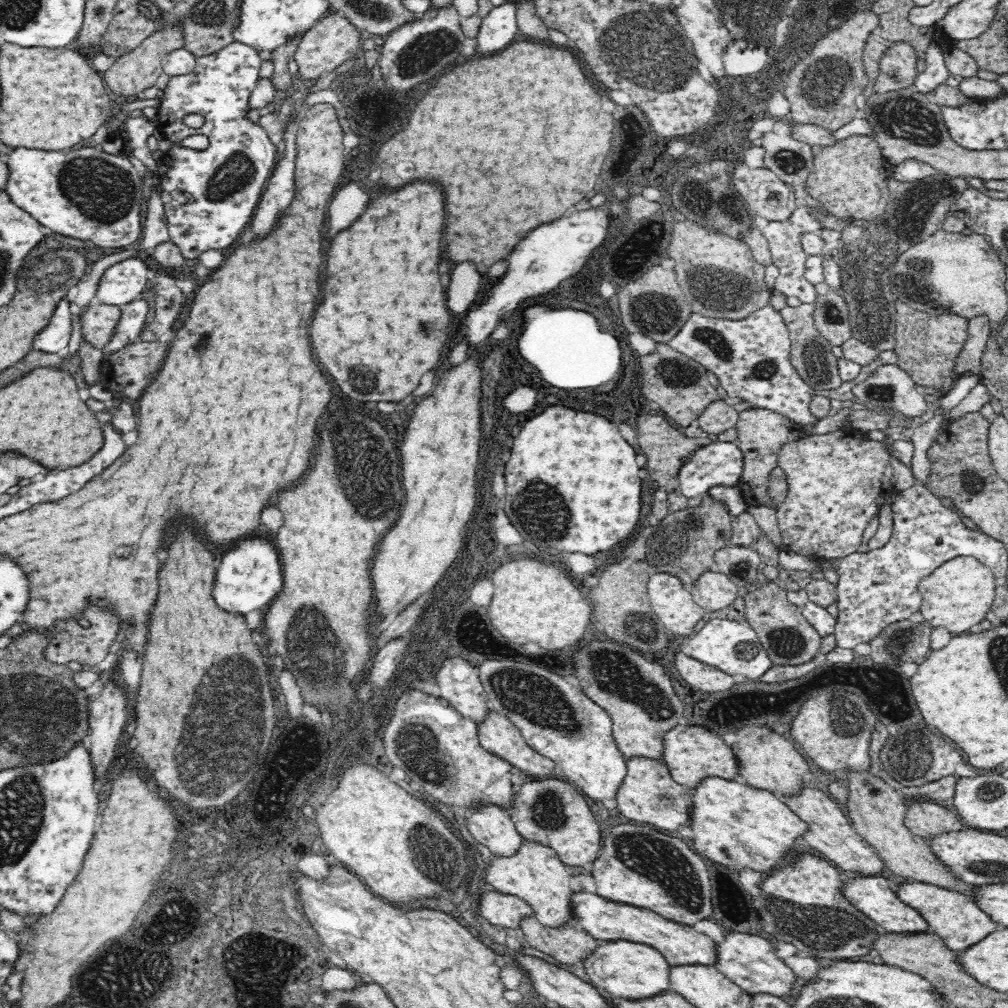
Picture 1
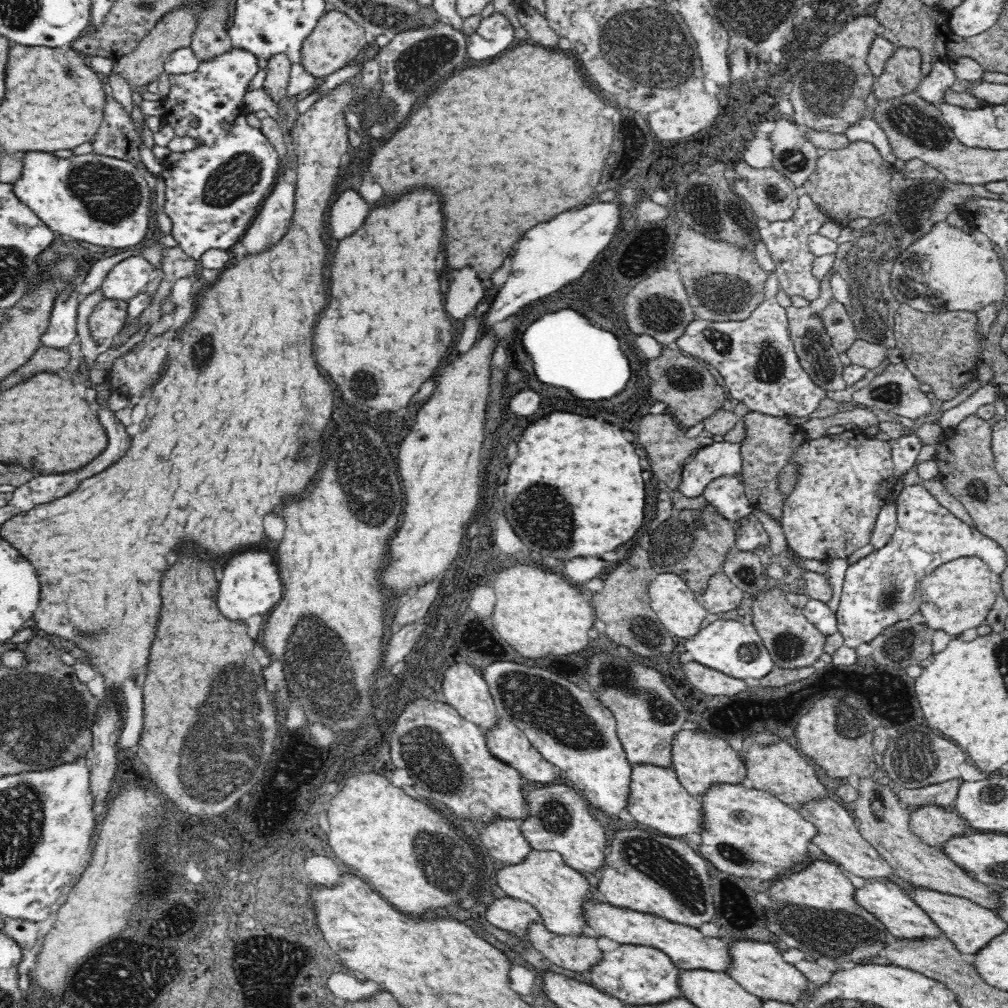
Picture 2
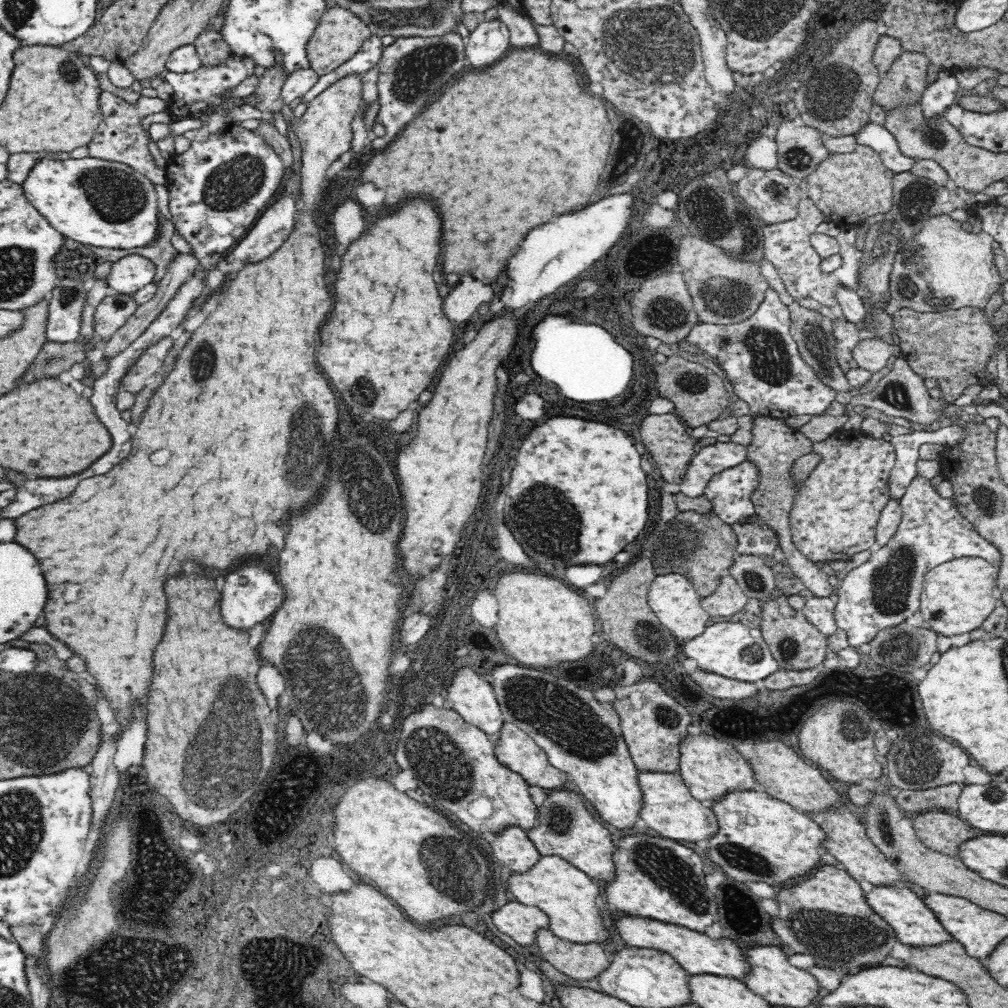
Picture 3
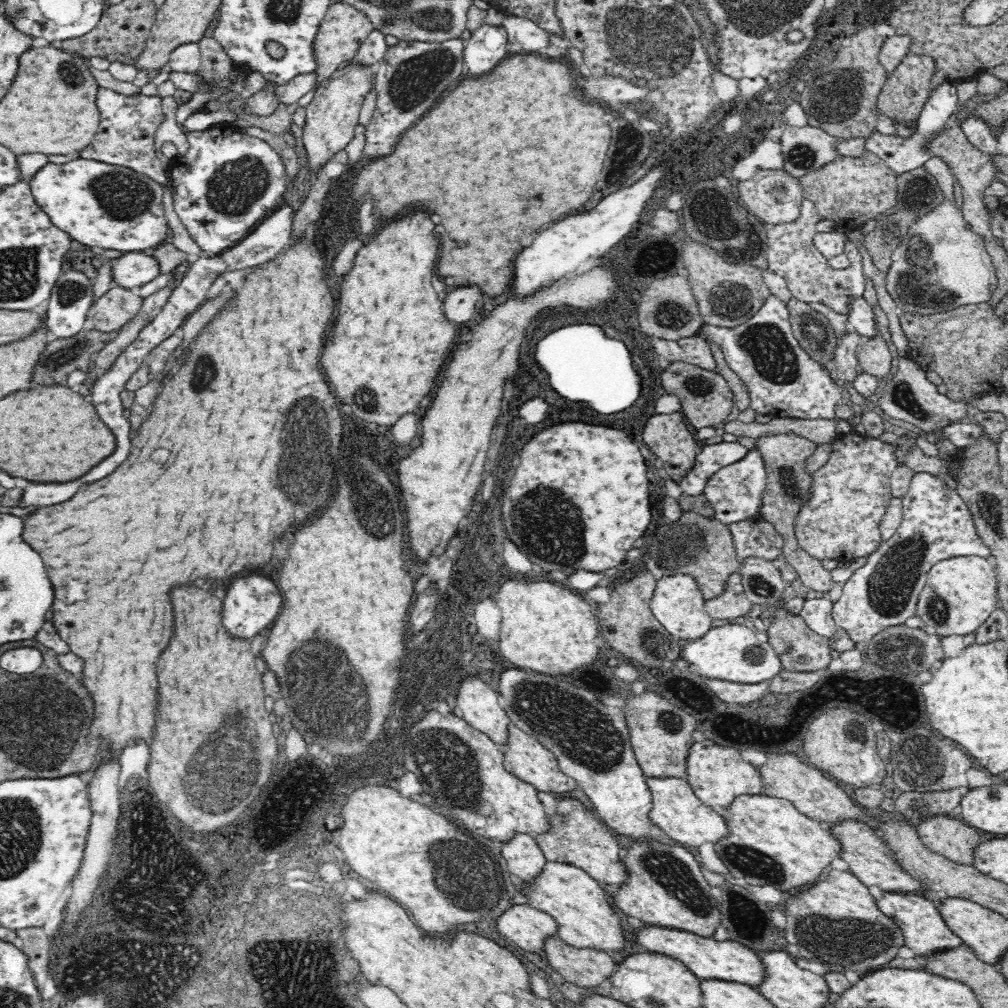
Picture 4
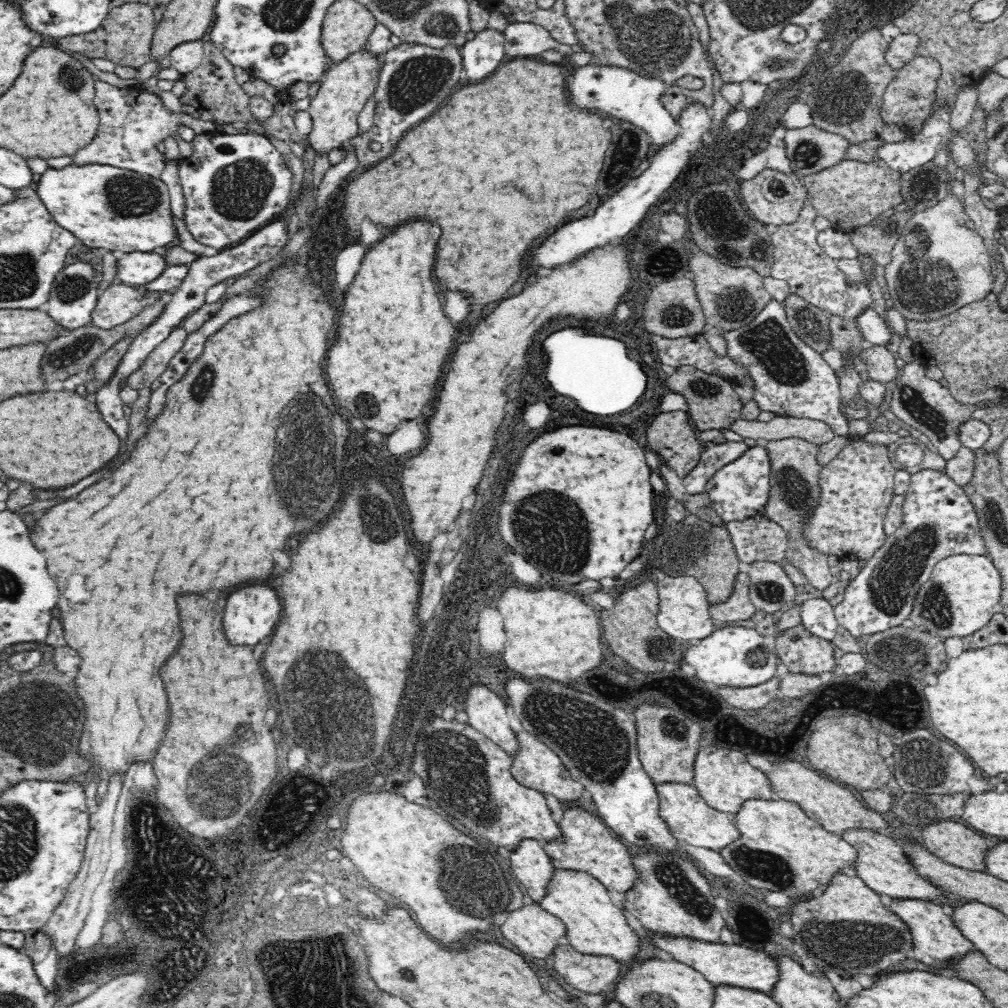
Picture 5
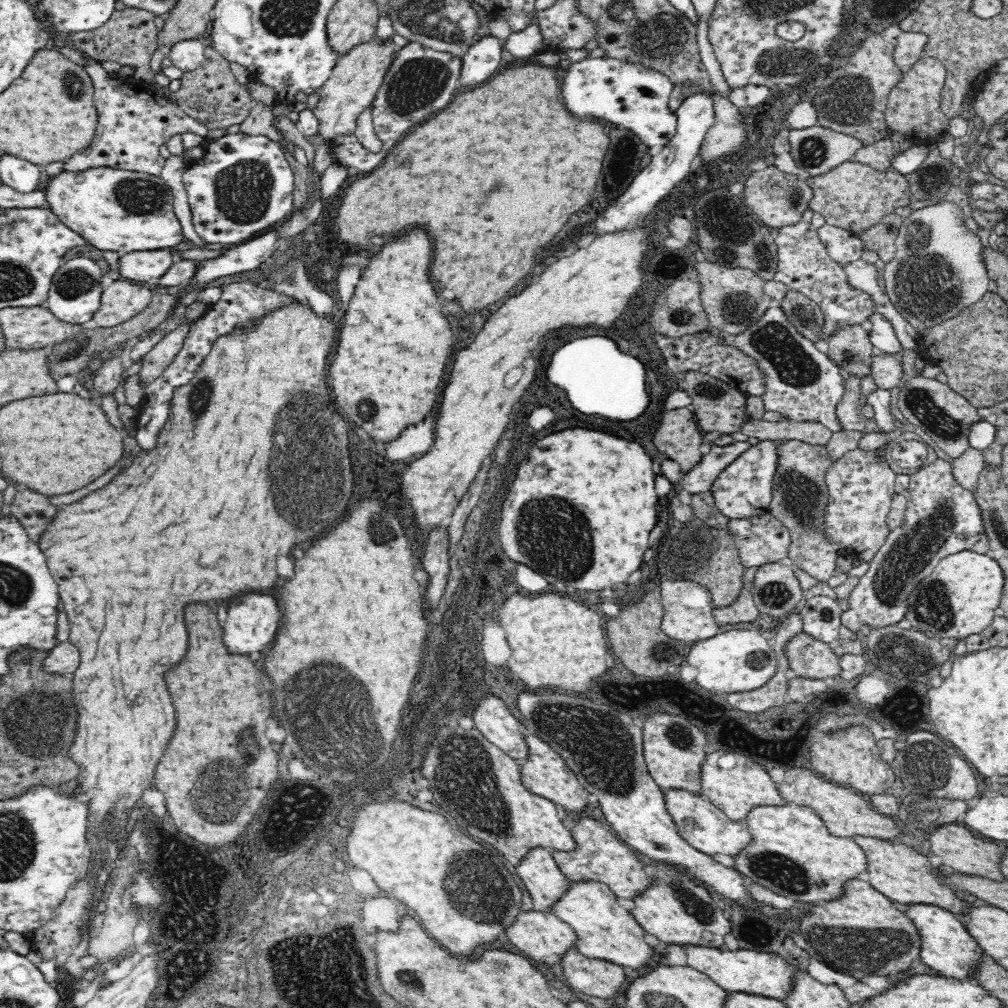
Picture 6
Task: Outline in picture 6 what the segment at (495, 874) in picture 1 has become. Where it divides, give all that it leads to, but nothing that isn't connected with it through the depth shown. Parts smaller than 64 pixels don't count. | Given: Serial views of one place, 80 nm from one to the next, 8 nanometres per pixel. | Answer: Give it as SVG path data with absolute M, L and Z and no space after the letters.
M571 882L571 890L560 903L557 903L552 914L578 933L578 944L575 948L583 956L608 961L636 972L650 970L657 960L657 950L653 950L646 942L643 926L633 914L618 904L616 897L617 895L607 885L600 882Z

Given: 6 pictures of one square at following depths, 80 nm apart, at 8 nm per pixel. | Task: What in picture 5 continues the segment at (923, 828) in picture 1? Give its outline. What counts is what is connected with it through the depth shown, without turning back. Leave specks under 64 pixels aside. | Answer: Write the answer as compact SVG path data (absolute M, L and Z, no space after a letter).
M942 820L926 825L922 832L924 846L944 864L990 875L988 852L992 840L983 838L963 822Z

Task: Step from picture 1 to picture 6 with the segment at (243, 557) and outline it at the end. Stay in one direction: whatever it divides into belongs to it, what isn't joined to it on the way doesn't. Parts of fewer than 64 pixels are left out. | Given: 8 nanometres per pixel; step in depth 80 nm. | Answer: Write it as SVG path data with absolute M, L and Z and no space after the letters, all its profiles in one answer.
M242 596L236 604L230 604L224 624L224 644L230 654L248 656L252 652L264 652L271 648L279 632L281 613L270 596Z

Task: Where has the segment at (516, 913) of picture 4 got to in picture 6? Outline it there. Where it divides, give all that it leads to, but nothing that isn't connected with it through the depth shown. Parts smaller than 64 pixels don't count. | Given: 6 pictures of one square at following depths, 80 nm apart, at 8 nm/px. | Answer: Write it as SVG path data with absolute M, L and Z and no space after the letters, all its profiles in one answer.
M526 911L524 915L519 915L514 927L506 930L508 938L526 956L548 966L562 964L569 951L578 944L578 933L574 931L566 922L558 919L554 914L542 913L539 911Z

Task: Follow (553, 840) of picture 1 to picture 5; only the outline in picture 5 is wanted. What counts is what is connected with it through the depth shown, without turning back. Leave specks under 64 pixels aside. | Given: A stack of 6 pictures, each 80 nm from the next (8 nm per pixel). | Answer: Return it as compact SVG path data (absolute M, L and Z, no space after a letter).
M567 806L564 817L558 824L564 831L564 839L558 843L543 844L557 870L586 872L597 878L608 890L624 895L639 884L640 873L634 867L633 855L602 818L598 819L598 816L585 811L580 806Z

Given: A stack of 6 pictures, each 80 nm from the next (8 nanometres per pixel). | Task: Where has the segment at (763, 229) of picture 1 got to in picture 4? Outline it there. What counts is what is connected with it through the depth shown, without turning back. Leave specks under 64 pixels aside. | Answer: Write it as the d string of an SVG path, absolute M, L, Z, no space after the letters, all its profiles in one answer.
M804 200L800 208L800 216L794 222L774 225L774 228L767 230L769 271L784 278L792 297L805 300L807 303L817 302L848 317L852 300L864 298L866 294L864 262L860 252L848 238L844 255L850 259L850 268L832 267L820 249L814 245L814 236L817 234L816 223L820 220L816 205L809 200Z

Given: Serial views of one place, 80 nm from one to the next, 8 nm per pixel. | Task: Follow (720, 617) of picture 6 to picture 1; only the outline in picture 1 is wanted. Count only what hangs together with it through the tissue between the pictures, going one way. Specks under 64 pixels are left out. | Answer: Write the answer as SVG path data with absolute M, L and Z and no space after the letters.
M704 572L691 589L696 604L716 612L738 598L736 585L722 572Z

